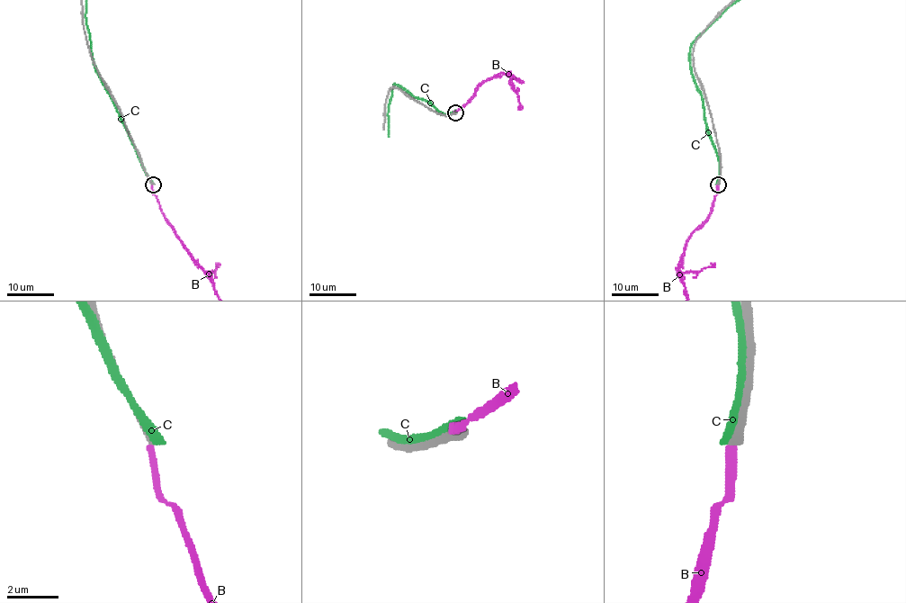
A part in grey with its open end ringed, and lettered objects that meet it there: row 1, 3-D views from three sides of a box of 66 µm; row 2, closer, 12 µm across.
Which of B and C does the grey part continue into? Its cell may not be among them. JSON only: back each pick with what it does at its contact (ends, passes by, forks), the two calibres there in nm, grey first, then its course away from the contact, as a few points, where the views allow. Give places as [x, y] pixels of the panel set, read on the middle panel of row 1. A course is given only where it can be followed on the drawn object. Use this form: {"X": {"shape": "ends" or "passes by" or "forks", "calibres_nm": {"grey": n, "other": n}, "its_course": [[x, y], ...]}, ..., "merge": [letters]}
{"merge": []}

